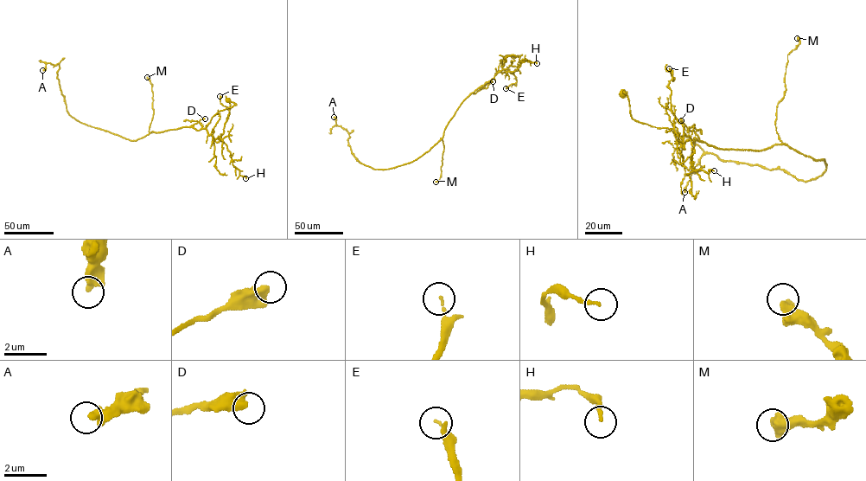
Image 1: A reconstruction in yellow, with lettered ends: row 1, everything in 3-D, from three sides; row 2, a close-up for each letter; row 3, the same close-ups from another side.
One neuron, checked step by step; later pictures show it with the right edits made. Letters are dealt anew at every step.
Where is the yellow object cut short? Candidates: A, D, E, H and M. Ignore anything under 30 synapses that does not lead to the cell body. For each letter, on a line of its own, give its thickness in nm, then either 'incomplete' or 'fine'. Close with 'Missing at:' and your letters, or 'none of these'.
A: 400 nm thick; fine
D: 460 nm thick; fine
E: 80 nm thick; fine
H: 150 nm thick; fine
M: 550 nm thick; fine
Missing at: none of these

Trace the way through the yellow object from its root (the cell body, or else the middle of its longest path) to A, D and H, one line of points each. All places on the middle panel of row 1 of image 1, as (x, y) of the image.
A: (514, 56), (522, 54), (505, 56), (442, 139), (410, 163), (384, 169), (359, 163), (334, 117)
D: (514, 56), (522, 54), (505, 56), (493, 78), (478, 88), (493, 81)
H: (514, 56), (522, 54), (505, 56), (494, 75), (503, 69), (515, 70), (522, 59), (537, 63)

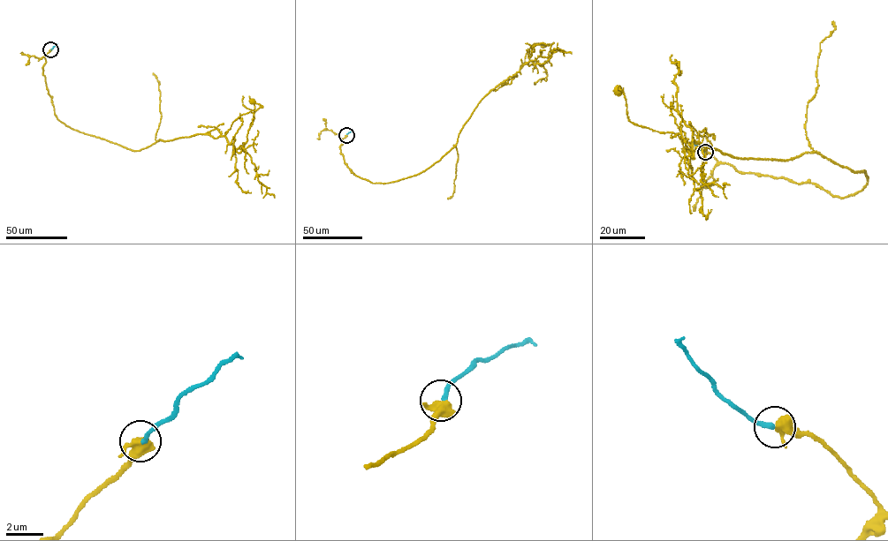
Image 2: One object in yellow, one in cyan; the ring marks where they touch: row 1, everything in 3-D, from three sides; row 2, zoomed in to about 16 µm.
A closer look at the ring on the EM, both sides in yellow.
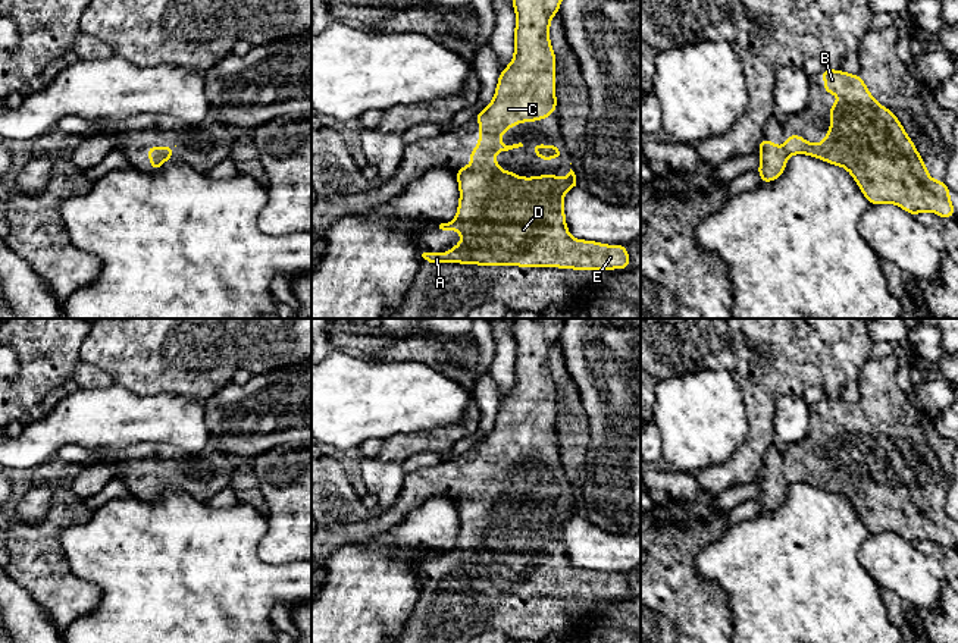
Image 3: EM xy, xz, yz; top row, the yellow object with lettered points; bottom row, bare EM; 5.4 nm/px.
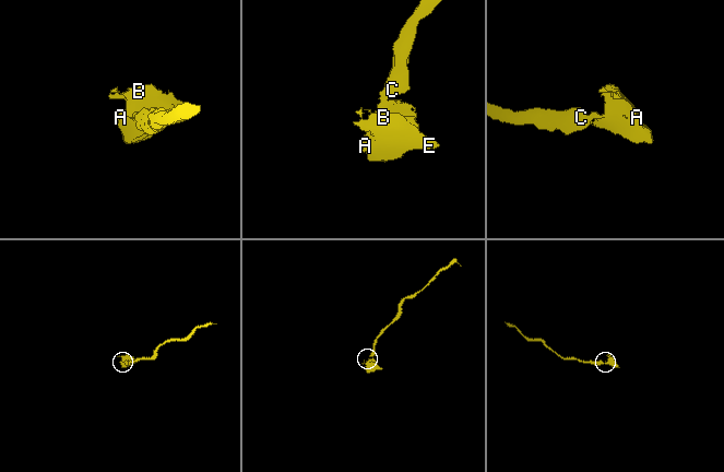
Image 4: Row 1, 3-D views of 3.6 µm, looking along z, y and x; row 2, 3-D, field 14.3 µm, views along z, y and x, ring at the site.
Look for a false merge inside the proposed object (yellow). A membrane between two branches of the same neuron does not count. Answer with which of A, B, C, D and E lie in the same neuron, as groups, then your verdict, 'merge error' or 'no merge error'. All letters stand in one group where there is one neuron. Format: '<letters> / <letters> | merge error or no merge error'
A B C D E | no merge error

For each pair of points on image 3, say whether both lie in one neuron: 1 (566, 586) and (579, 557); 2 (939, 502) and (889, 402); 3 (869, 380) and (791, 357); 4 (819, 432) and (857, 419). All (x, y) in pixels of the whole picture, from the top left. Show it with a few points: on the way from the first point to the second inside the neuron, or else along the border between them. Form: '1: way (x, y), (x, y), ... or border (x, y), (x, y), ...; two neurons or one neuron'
1: border (563, 535), (566, 557), (572, 565), (609, 574); two neurons
2: way (936, 477), (930, 458), (899, 427); one neuron
3: border (870, 357), (863, 364), (857, 379); two neurons
4: way (827, 432), (842, 432), (848, 427); one neuron

